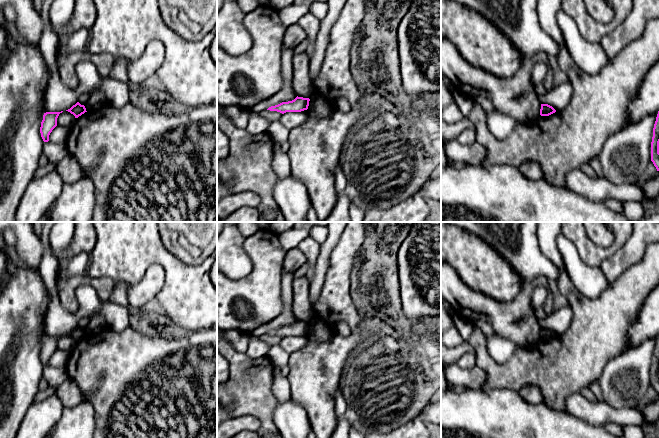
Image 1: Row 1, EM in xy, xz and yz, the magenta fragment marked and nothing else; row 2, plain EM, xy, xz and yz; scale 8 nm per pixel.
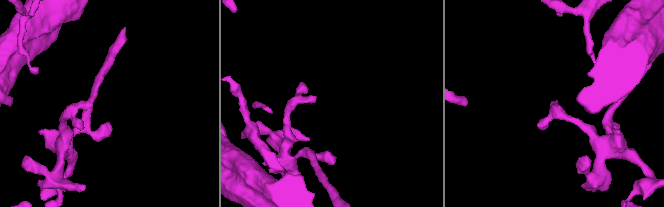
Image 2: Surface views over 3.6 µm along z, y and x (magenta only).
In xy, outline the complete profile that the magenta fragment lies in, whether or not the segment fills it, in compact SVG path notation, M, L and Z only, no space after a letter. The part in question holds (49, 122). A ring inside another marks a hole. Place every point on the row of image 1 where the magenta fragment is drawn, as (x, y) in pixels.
M46 112L43 115L41 122L40 133L44 142L49 141L49 135L52 130L57 126L57 118L61 112Z

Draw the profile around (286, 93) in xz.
M283 44L281 47L281 63L282 63L282 87L272 97L264 100L253 106L250 111L261 113L271 106L278 105L282 102L294 100L297 96L291 86L291 79L293 75L292 59L294 52L292 49L286 48Z

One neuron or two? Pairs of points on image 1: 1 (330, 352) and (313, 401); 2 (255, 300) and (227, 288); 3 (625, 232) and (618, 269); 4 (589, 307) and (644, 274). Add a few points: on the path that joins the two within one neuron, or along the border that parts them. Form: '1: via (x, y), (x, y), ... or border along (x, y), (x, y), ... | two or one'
1: via (320, 364), (315, 371), (314, 389) | one
2: via (248, 297), (242, 293), (234, 293) | one
3: border along (632, 232), (629, 238), (615, 252), (603, 260) | two
4: via (603, 307), (611, 307), (630, 288) | one

